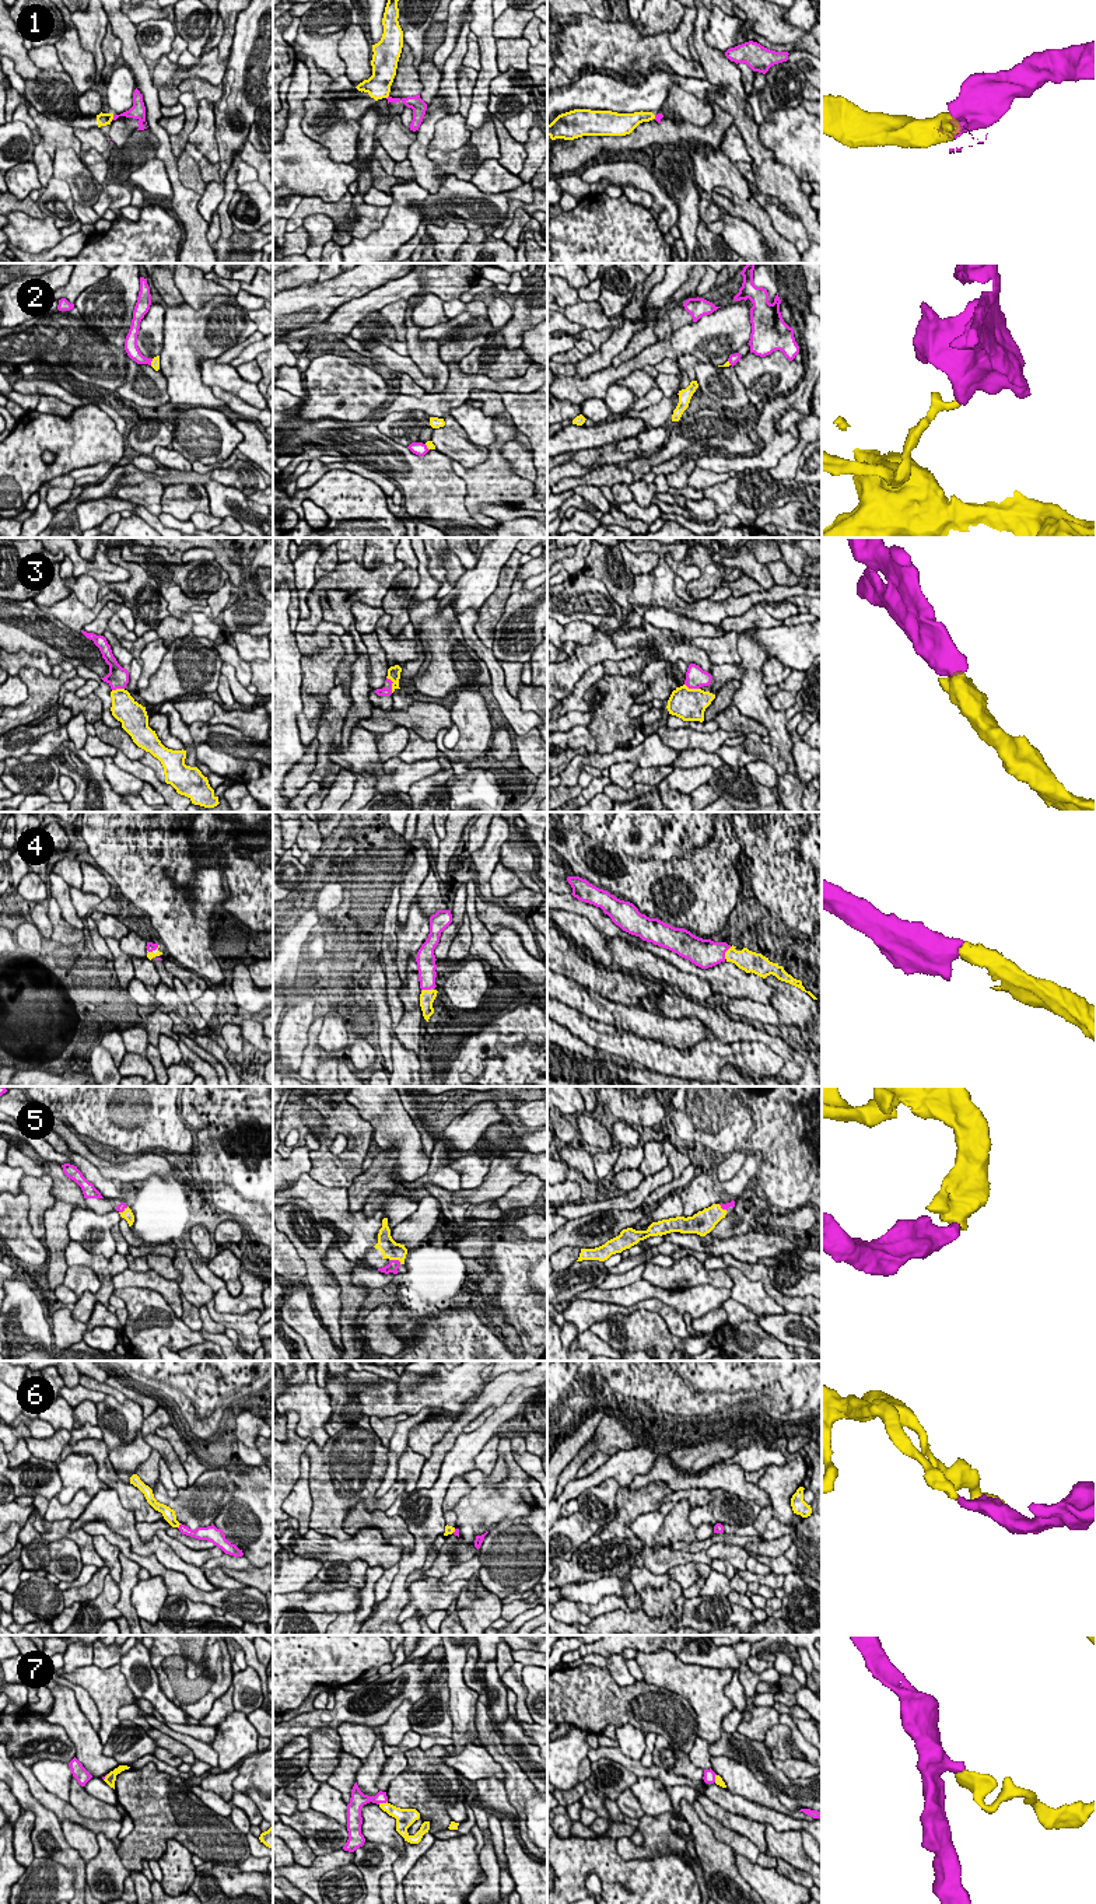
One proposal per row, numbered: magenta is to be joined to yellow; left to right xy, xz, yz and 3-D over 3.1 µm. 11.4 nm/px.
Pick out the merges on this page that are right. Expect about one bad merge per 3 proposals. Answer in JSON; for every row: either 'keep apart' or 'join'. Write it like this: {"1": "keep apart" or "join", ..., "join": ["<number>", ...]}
{"1": "keep apart", "2": "keep apart", "3": "join", "4": "join", "5": "join", "6": "keep apart", "7": "keep apart", "join": ["3", "4", "5"]}

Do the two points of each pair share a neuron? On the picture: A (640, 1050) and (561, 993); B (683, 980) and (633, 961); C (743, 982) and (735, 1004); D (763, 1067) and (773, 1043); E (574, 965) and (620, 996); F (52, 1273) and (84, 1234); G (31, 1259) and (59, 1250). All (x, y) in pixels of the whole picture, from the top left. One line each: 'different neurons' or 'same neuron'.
A: different neurons
B: same neuron
C: different neurons
D: different neurons
E: same neuron
F: different neurons
G: different neurons

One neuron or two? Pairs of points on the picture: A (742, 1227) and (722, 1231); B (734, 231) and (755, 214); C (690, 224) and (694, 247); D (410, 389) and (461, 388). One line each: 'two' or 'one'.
A: one
B: two
C: one
D: two

